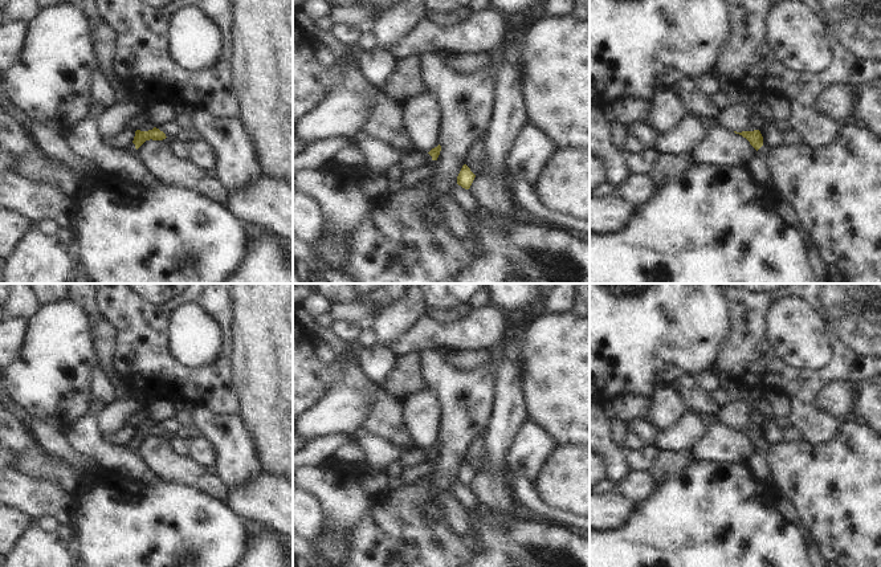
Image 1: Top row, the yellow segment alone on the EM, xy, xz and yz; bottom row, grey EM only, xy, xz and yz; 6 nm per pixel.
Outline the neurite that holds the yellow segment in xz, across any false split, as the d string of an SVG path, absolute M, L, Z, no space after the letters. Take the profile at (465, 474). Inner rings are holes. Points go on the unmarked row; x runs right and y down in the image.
M464 461L457 473L457 481L465 486L469 486L474 474L476 472L470 468L470 465L466 461Z

